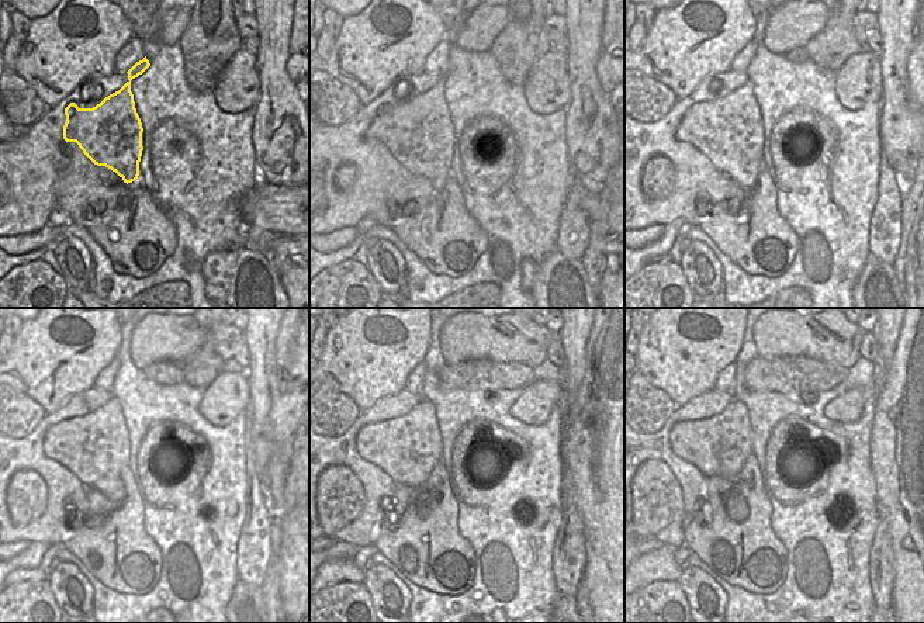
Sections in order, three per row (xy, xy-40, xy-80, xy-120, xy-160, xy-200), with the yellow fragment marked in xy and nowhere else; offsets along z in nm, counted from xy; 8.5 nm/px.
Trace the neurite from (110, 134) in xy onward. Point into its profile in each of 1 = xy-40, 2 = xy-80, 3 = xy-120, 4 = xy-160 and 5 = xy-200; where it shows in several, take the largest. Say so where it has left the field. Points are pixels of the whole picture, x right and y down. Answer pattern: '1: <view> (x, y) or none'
1: xy-40 (419, 135)
2: xy-80 (729, 132)
3: xy-120 (94, 447)
4: xy-160 (408, 447)
5: xy-200 (720, 445)

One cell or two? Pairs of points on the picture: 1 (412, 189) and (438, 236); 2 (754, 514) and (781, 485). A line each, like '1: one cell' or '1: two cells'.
1: two cells
2: two cells

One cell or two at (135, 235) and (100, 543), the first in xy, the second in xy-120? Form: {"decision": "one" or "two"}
{"decision": "one"}

